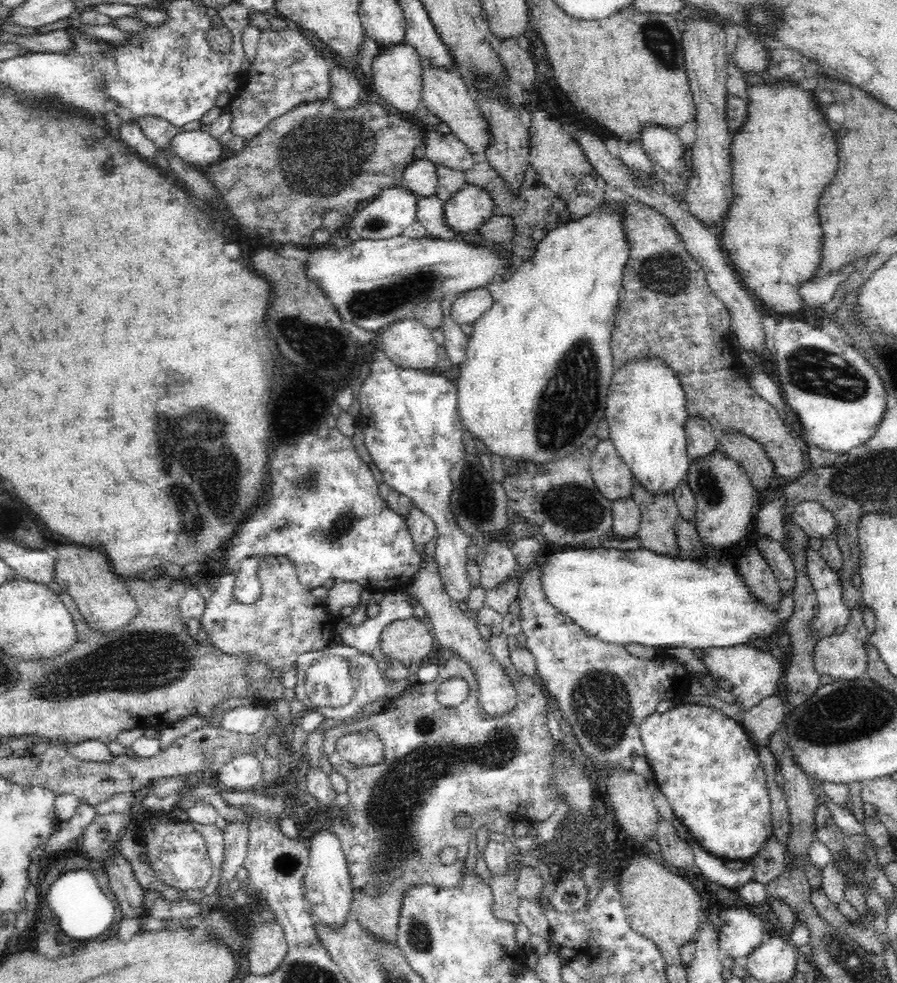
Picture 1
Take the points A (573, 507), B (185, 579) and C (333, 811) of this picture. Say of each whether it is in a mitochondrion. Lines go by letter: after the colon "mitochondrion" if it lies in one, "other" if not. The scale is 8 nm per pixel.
A: mitochondrion
B: other
C: other

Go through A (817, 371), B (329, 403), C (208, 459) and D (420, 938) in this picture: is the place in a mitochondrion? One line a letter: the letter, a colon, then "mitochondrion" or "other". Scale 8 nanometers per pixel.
A: mitochondrion
B: other
C: mitochondrion
D: mitochondrion

